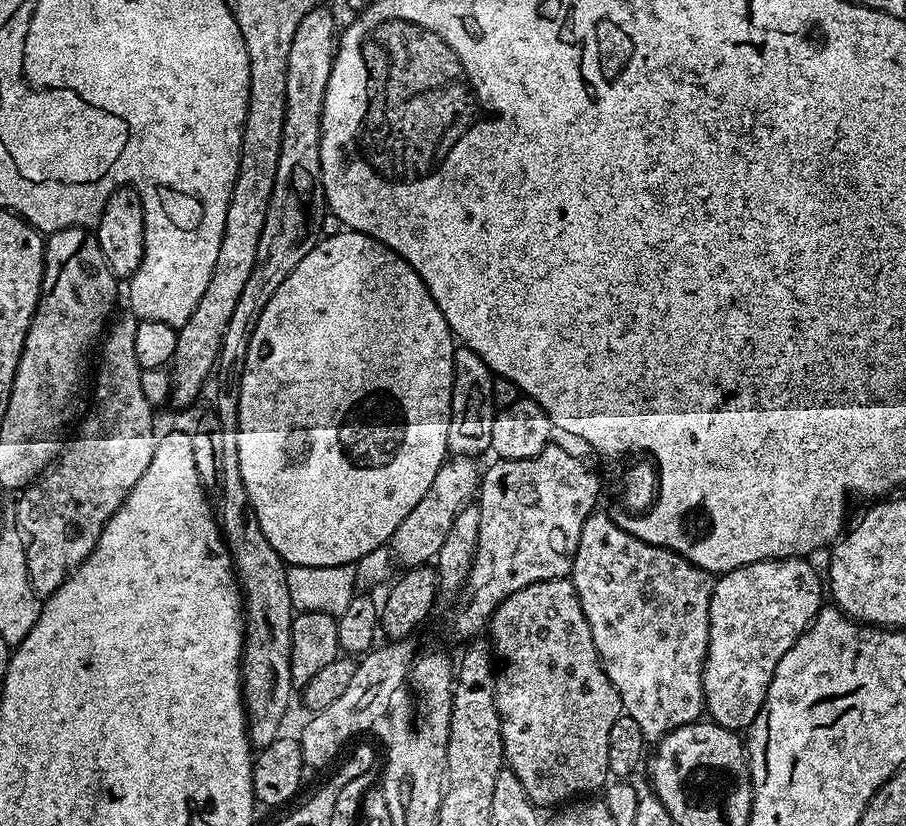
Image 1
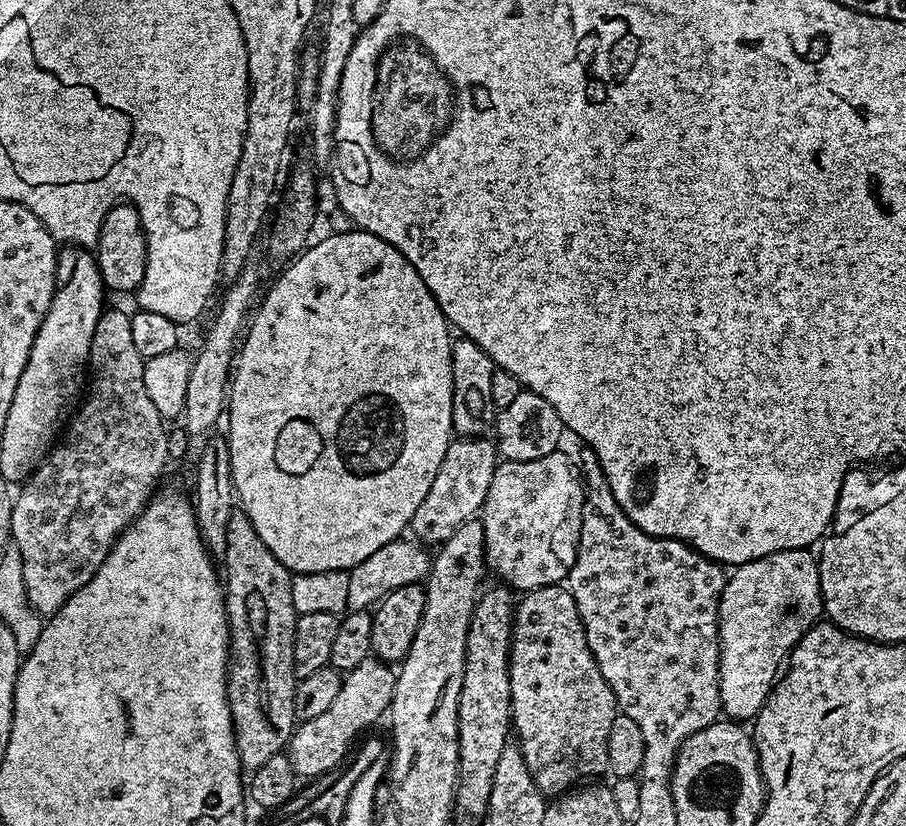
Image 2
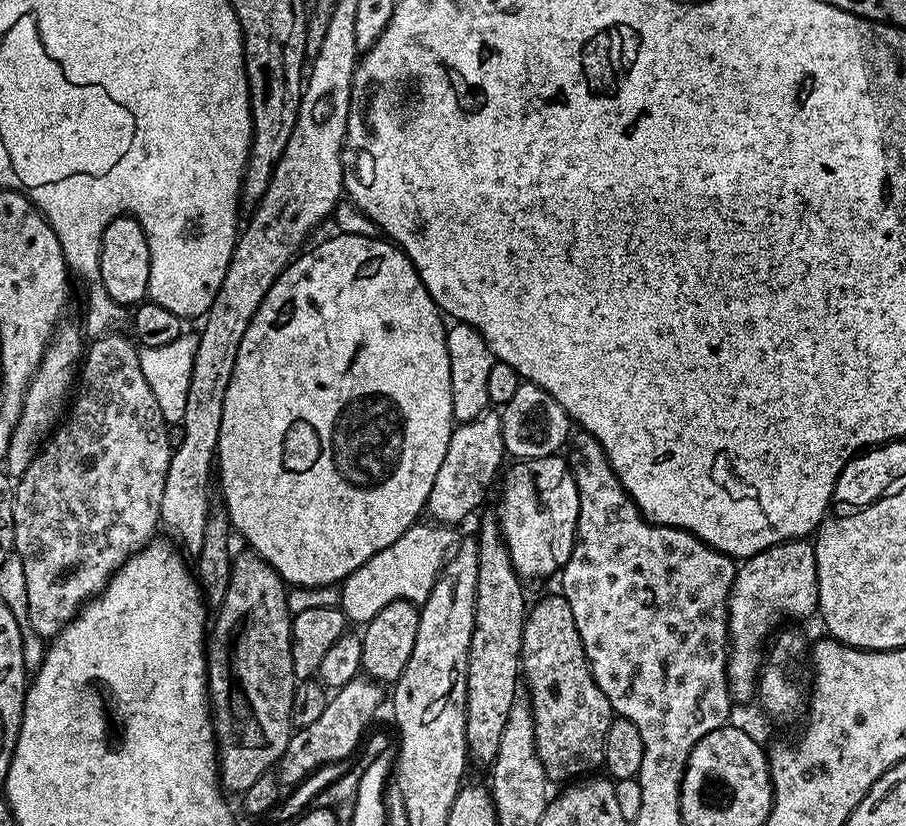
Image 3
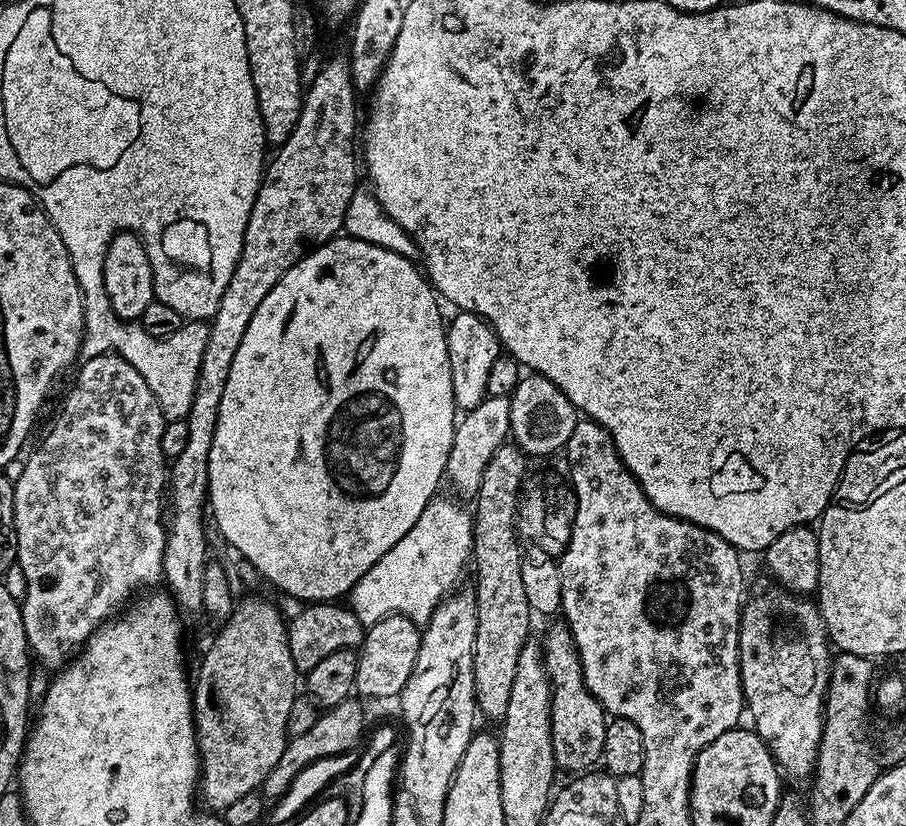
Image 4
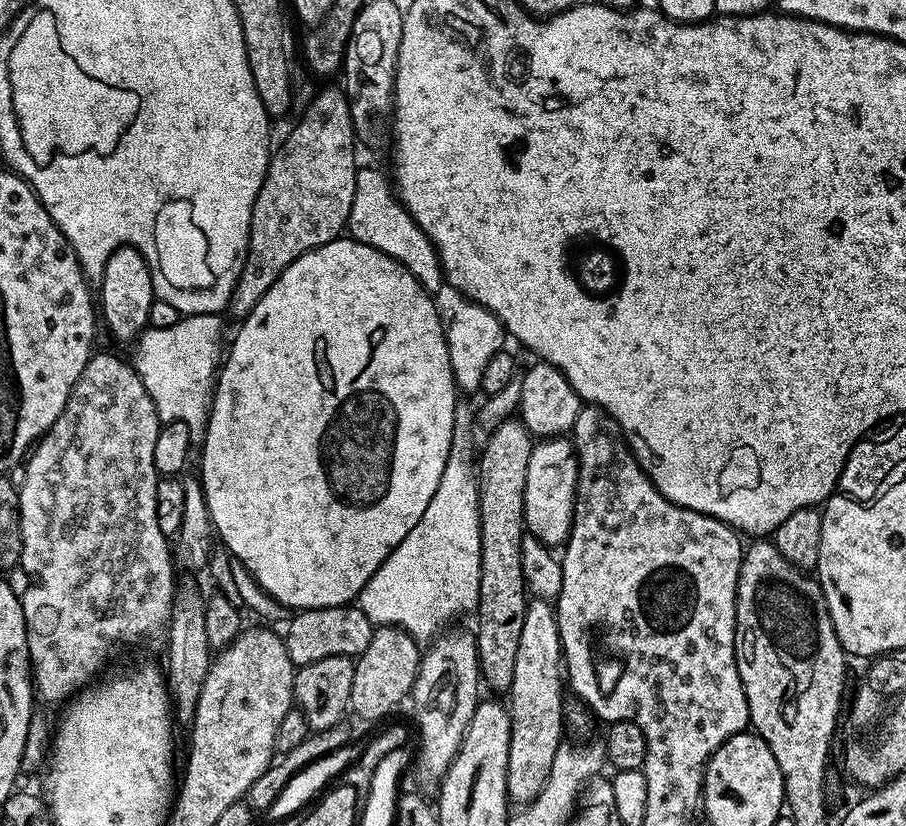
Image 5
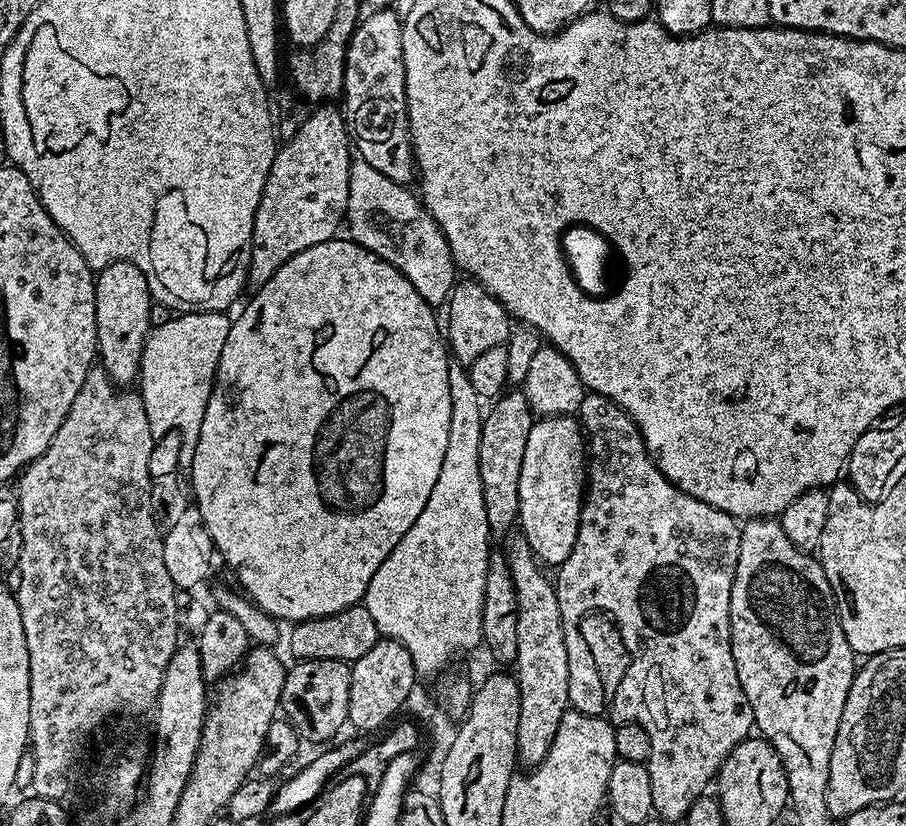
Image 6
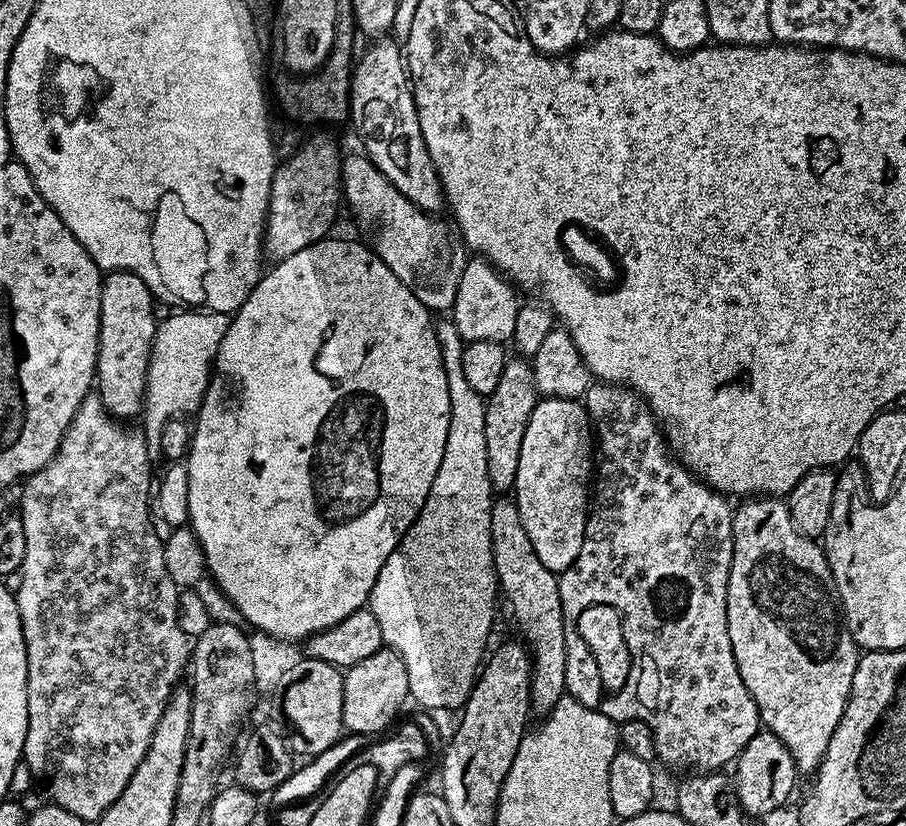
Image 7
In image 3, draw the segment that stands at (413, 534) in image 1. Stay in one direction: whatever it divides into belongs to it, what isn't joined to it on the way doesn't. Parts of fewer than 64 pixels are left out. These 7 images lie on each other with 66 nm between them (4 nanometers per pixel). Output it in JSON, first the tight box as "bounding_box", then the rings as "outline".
{"bounding_box":[426,410,506,526],"outline":[[[494,410],[485,412],[469,423],[459,423],[451,429],[449,436],[450,443],[428,495],[426,508],[433,521],[444,526],[456,526],[483,502],[496,474],[498,476],[501,471],[500,466],[506,453],[501,418]]]}

